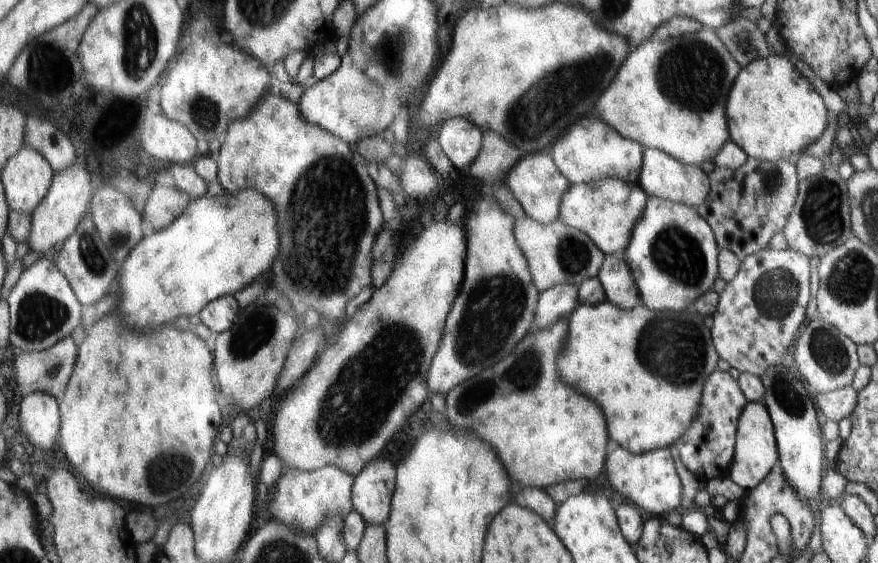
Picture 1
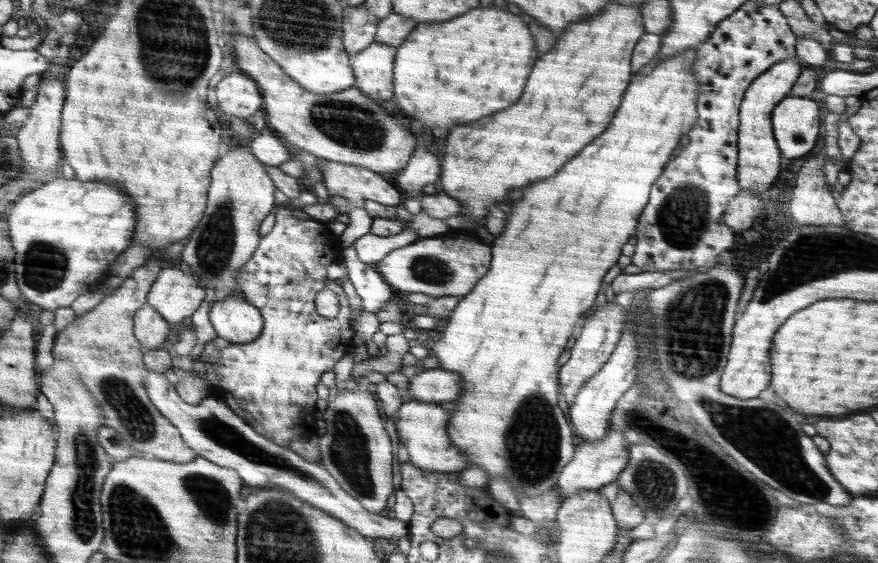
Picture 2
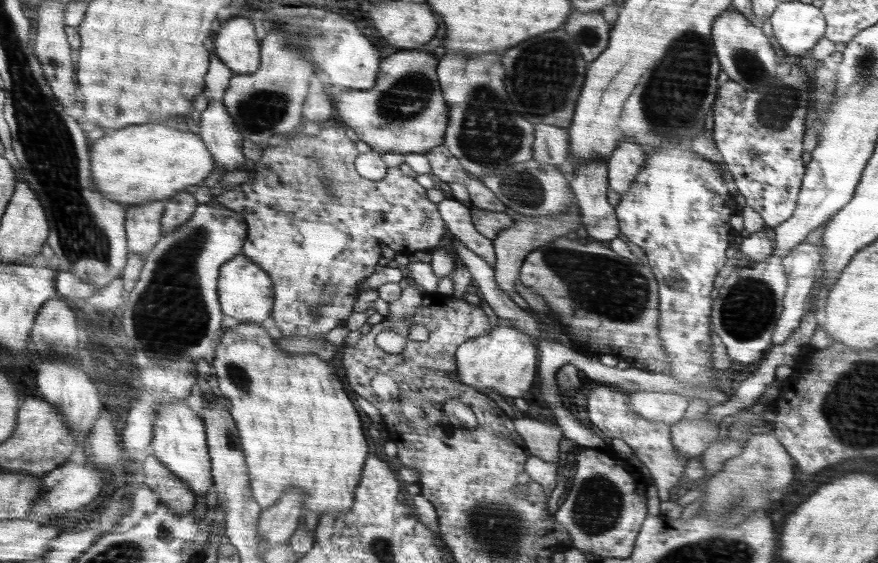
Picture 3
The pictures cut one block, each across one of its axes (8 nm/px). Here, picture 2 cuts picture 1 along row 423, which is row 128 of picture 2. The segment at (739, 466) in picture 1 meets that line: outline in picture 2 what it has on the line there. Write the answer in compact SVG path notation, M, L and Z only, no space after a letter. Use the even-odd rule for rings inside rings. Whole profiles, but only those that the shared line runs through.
M797 56L784 59L754 79L752 86L745 91L745 98L742 99L739 111L741 116L741 128L738 132L738 182L740 182L740 188L765 194L776 181L774 178L780 172L781 149L778 148L773 132L773 110L790 93L803 68L804 65Z

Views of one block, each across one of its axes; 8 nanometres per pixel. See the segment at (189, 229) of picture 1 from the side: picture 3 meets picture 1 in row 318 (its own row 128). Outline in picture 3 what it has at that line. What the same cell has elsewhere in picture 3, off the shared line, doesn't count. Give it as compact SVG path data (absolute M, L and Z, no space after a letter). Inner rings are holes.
M140 124L130 126L124 130L118 130L102 140L98 140L92 148L93 176L96 177L97 187L110 200L122 202L122 204L134 207L146 205L156 200L168 201L180 194L188 186L200 186L204 180L216 170L217 161L209 145L203 139L203 135L194 132L180 132L174 130L168 124Z

